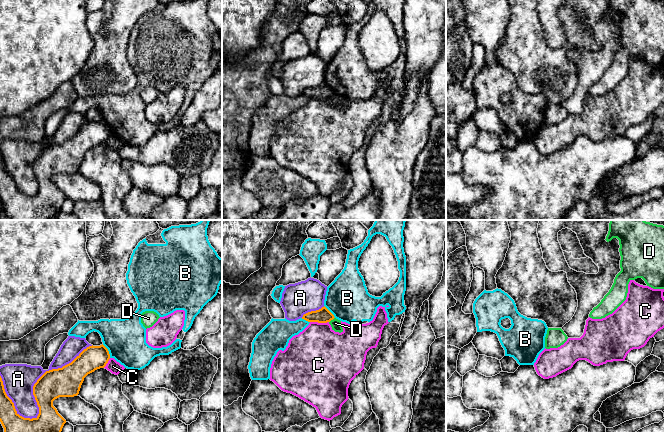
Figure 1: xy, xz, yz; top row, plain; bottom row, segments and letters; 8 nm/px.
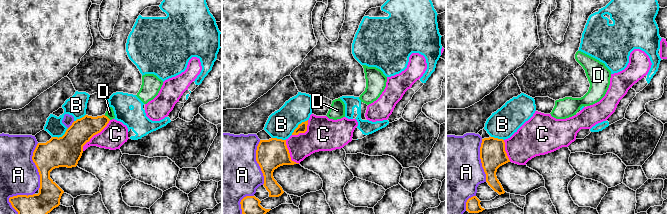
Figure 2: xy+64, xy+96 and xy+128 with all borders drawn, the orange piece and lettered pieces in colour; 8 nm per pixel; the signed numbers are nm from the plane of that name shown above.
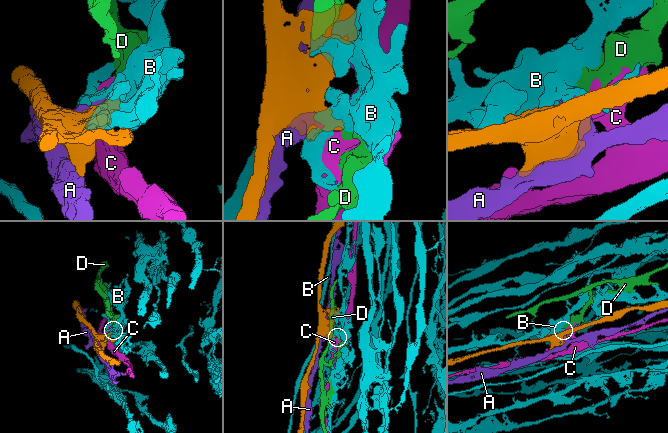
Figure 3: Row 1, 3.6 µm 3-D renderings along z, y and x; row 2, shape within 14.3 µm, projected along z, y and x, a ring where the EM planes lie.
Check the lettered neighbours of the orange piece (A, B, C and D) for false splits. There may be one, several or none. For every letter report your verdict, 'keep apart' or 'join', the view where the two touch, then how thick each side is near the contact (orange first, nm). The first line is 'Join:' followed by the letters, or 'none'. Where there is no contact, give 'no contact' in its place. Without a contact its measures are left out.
Join: none
A: keep apart; meets orange in xy; 240 nm thick on the orange side, 260 nm on the other
B: keep apart; meets orange in xy; 190 nm thick on the orange side, 320 nm on the other
C: keep apart; meets orange in xz; 120 nm thick on the orange side, 440 nm on the other
D: keep apart; meets orange in xz; 120 nm thick on the orange side, 80 nm on the other

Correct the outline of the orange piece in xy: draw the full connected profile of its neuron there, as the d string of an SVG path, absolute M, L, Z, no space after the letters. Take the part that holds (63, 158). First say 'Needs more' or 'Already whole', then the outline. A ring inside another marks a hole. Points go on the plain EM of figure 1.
Already whole. M103 120L92 121L71 139L46 147L33 162L39 190L32 195L17 189L0 152L0 198L4 204L4 215L10 220L49 220L55 217L61 211L66 196L53 182L53 177L59 173L77 172L84 154L104 144L109 135L109 127Z

